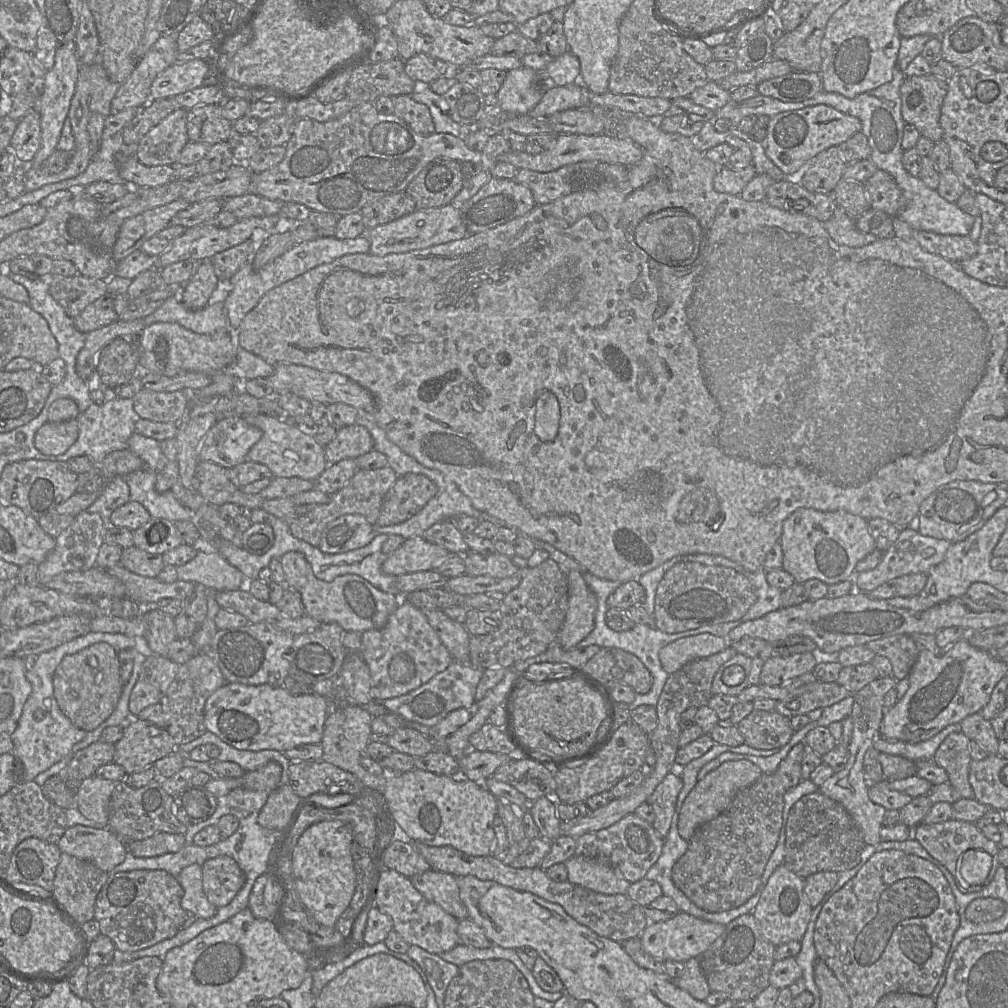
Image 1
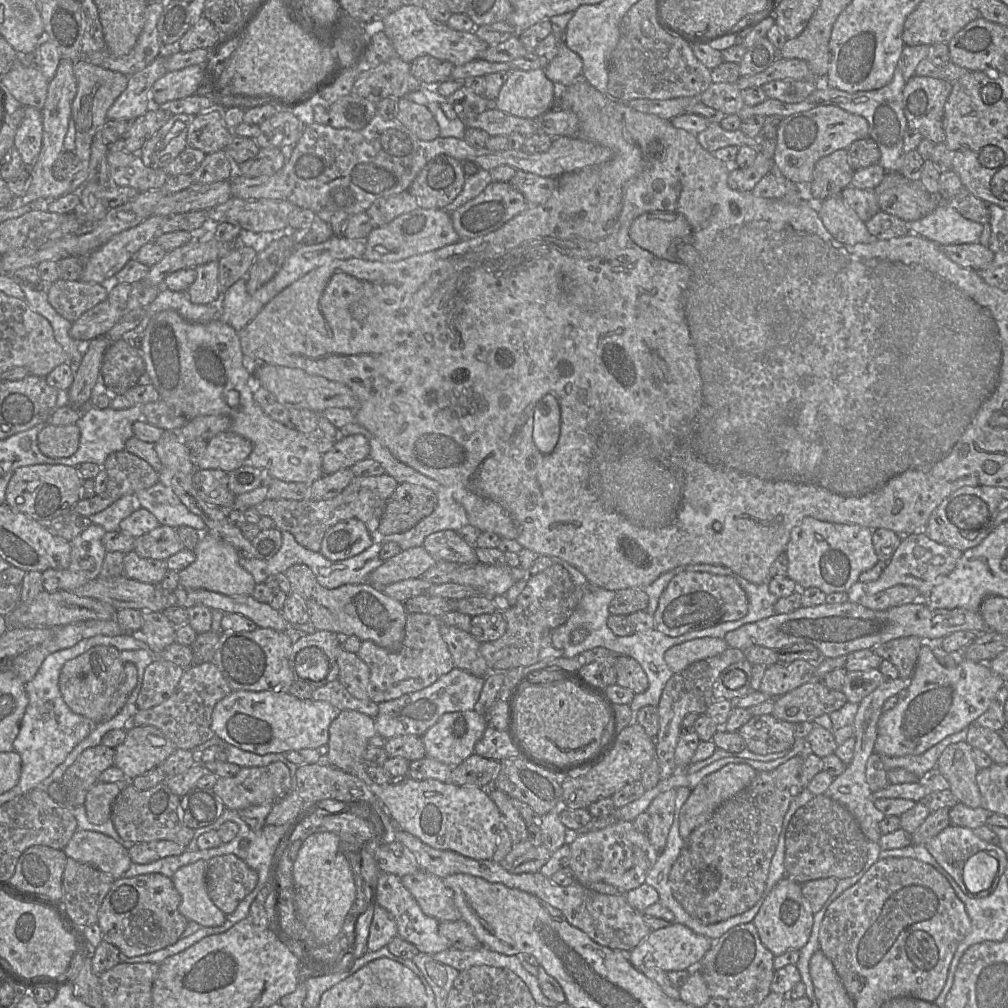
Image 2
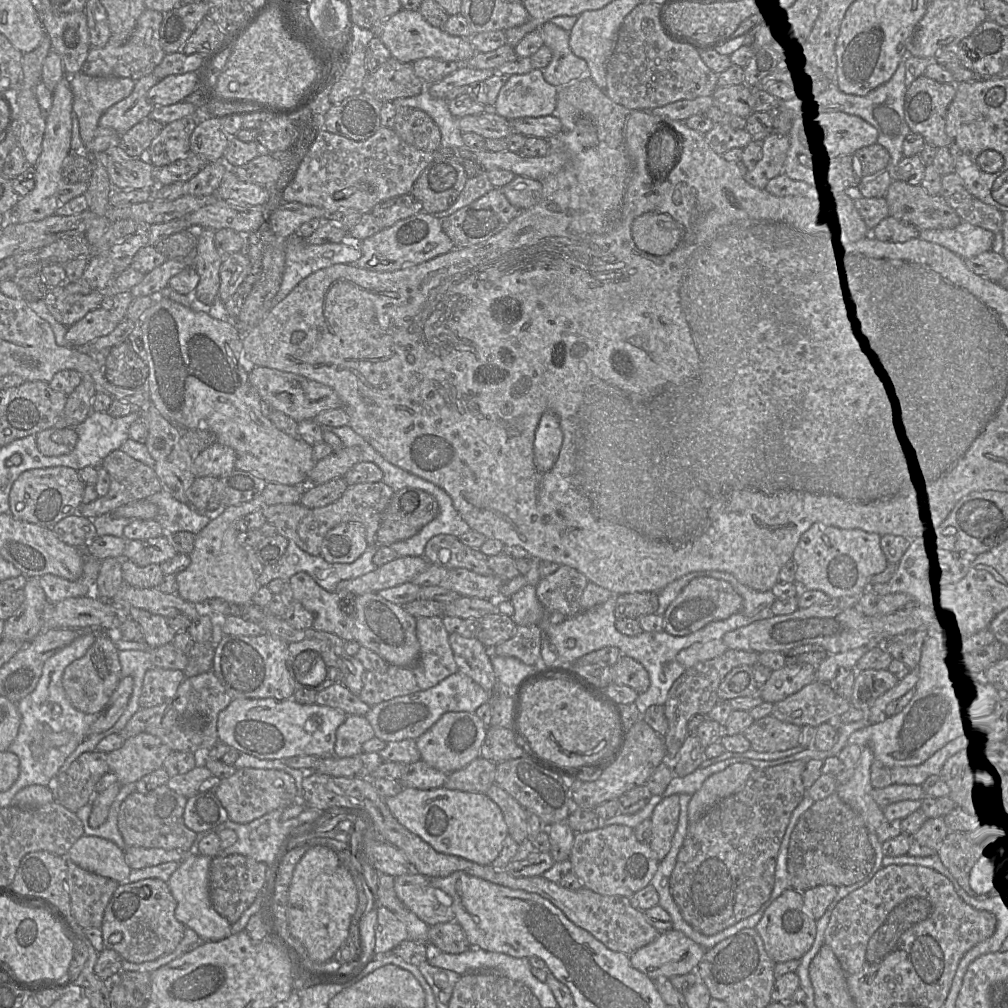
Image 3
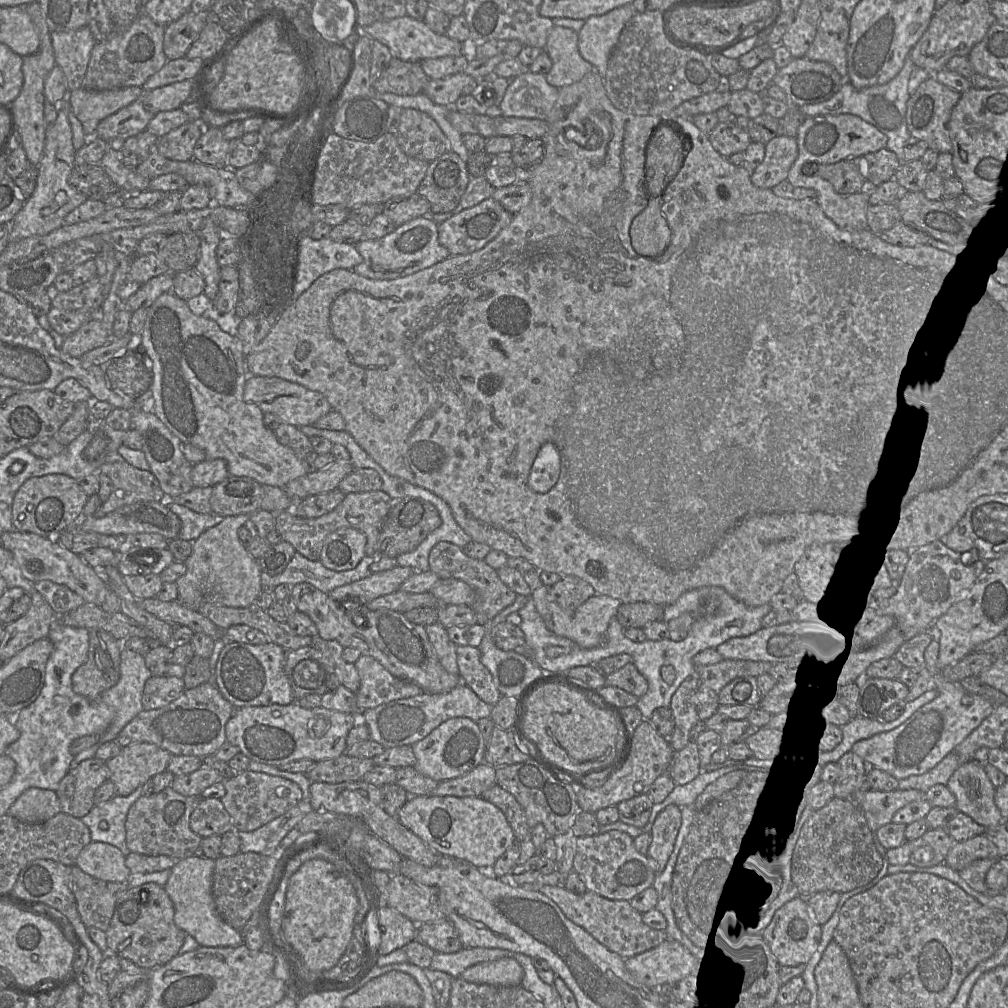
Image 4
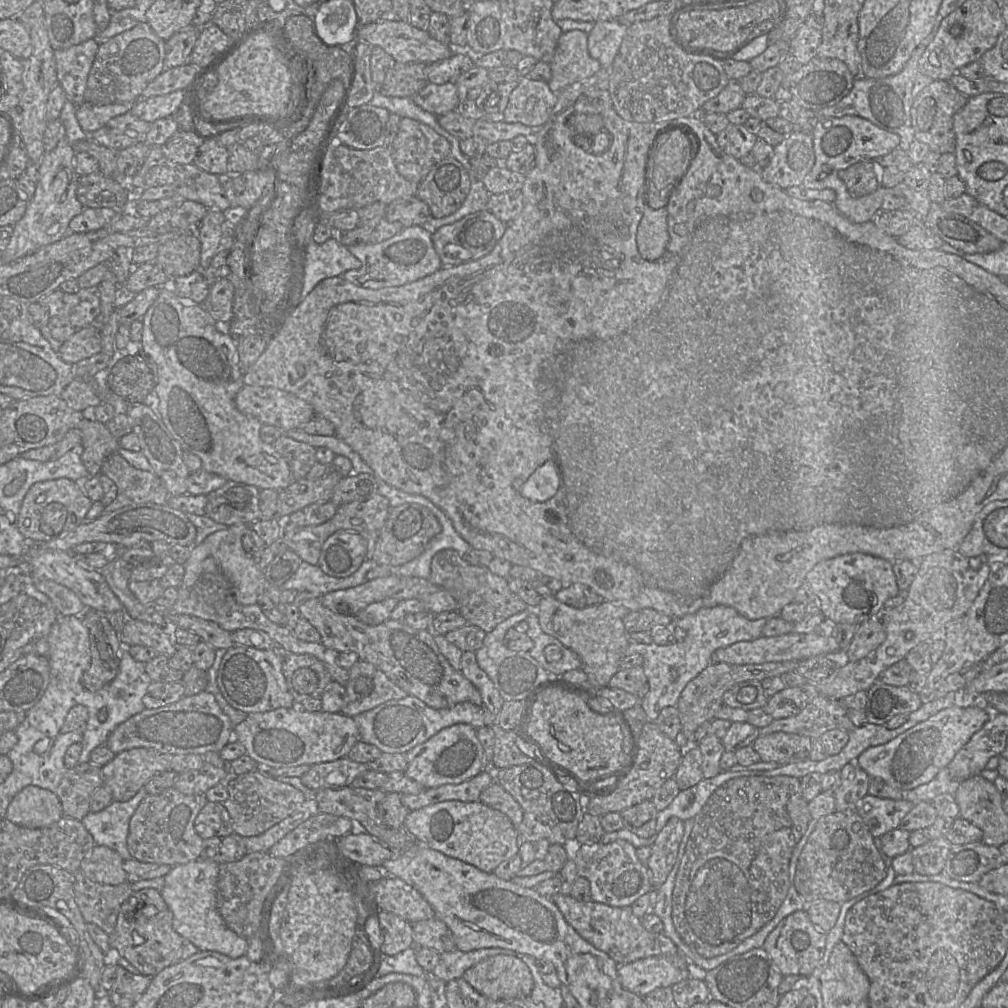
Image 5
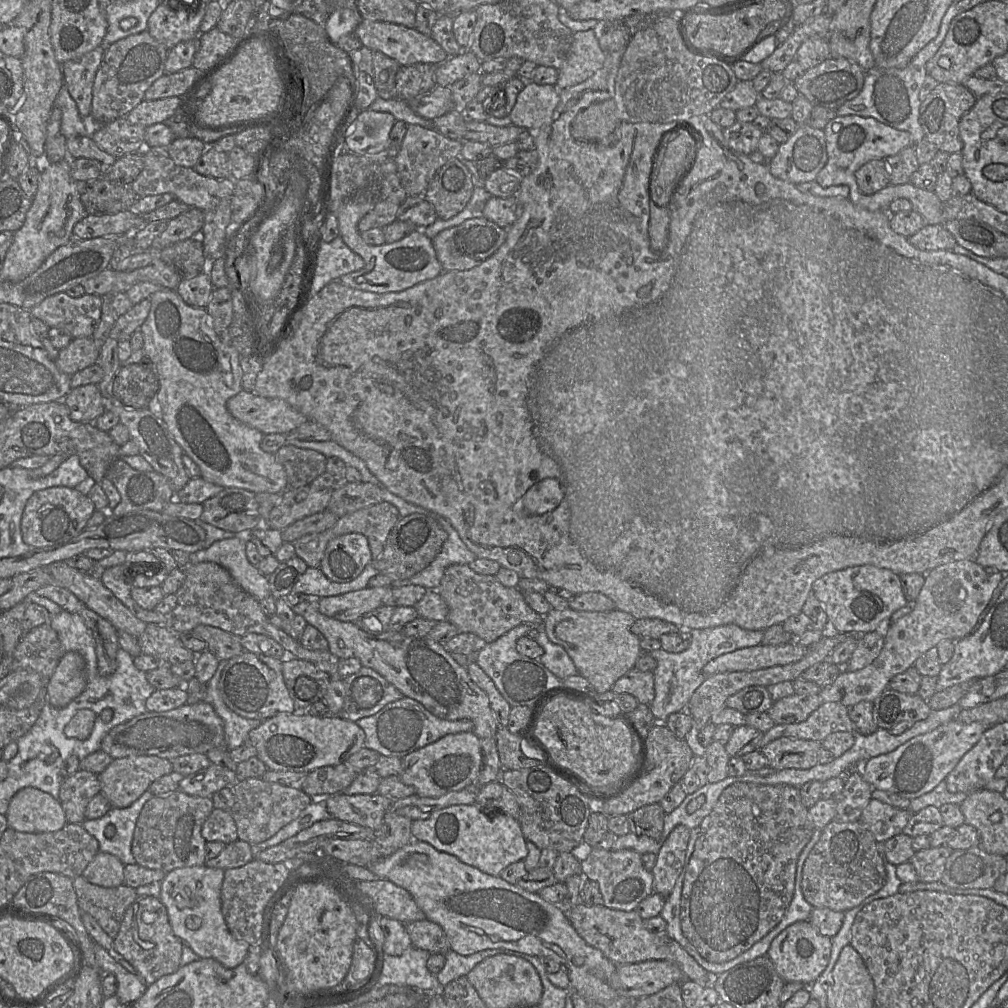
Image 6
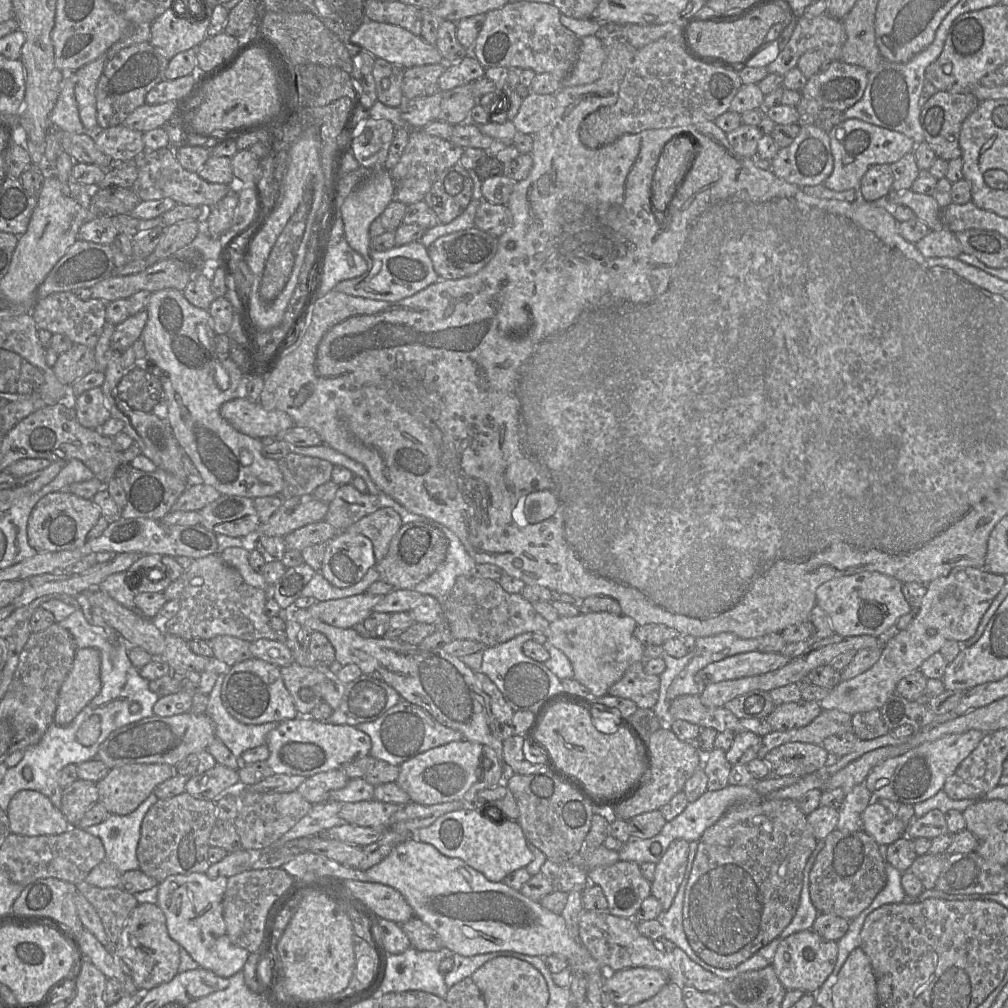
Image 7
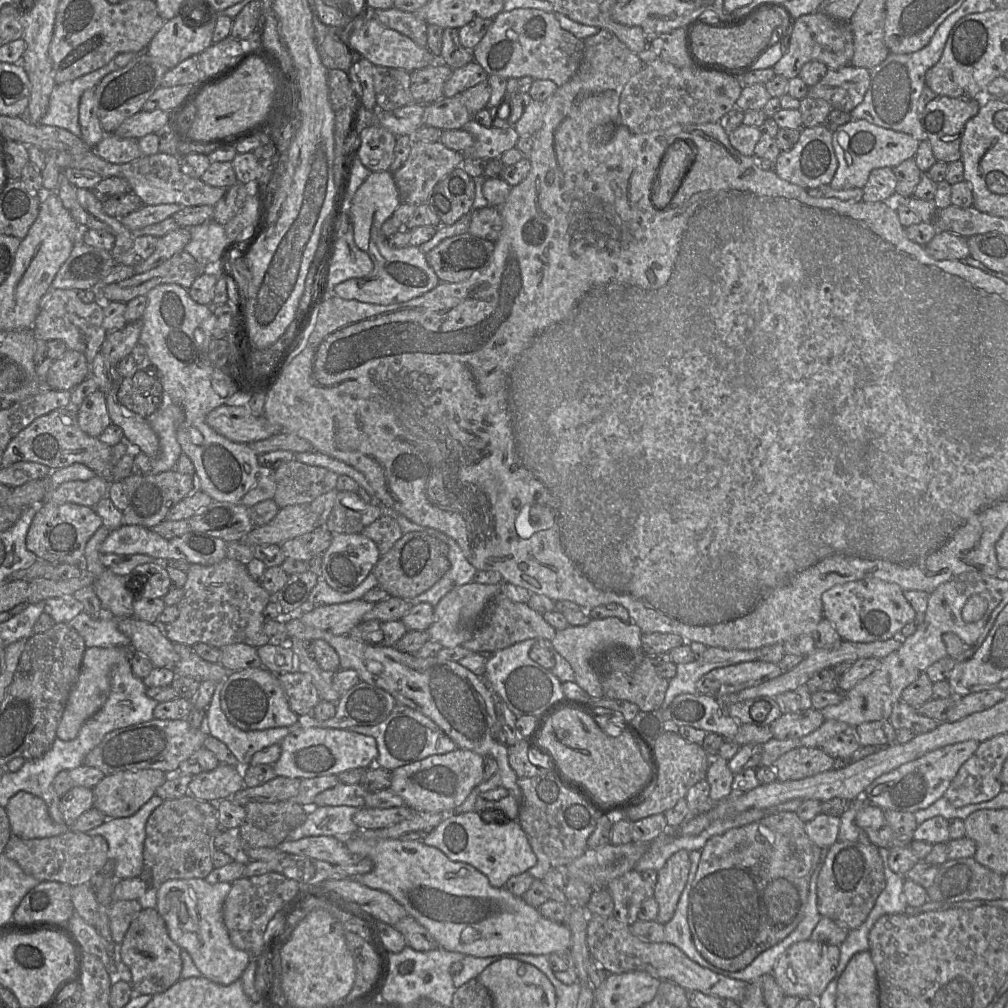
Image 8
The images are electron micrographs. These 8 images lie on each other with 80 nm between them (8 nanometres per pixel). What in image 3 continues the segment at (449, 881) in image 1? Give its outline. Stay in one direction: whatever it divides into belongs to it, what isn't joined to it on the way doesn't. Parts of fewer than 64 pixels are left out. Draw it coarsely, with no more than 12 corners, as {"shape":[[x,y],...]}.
{"shape":[[411,871],[400,901],[429,926],[455,921],[452,897]]}

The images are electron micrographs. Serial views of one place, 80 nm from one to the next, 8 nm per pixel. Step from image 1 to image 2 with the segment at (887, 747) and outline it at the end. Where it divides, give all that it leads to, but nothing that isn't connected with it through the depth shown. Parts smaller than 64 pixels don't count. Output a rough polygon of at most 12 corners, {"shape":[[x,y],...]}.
{"shape":[[966,729],[945,737],[922,754],[881,756],[886,771],[903,768],[920,778],[936,768],[949,744],[966,741]]}

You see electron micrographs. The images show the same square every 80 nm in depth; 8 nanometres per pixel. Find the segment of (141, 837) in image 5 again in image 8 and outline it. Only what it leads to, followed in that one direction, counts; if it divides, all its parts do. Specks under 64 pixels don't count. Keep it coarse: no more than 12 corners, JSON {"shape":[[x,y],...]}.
{"shape":[[190,794],[149,816],[139,876],[158,887],[214,869],[216,803]]}

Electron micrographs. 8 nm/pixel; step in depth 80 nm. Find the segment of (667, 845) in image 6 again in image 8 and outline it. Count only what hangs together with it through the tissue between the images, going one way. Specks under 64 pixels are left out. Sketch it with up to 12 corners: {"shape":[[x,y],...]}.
{"shape":[[679,850],[657,872],[657,922],[672,919],[687,883],[689,851]]}

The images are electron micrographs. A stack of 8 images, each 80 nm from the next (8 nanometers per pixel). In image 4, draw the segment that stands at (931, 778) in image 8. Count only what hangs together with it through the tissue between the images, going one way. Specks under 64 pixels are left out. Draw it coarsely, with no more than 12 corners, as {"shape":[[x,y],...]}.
{"shape":[[924,651],[937,695],[852,752],[897,780],[935,767],[994,704],[943,677]]}

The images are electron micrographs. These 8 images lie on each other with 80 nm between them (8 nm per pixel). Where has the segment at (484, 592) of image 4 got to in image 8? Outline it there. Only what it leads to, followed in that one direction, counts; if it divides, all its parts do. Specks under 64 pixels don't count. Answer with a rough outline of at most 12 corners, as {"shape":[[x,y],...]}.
{"shape":[[491,599],[470,638],[474,653],[492,654],[556,630],[527,603]]}

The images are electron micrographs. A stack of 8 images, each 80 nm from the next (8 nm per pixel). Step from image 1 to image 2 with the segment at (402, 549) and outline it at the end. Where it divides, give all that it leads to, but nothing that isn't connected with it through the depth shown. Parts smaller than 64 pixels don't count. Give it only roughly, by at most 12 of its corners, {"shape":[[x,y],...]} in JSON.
{"shape":[[424,546],[402,550],[366,583],[383,589],[437,563]]}

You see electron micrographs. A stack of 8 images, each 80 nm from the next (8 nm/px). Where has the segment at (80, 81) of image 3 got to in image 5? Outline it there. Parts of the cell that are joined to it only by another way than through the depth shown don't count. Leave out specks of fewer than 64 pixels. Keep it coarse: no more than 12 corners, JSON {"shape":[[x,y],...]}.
{"shape":[[134,102],[76,105],[76,118],[86,133],[129,112]]}

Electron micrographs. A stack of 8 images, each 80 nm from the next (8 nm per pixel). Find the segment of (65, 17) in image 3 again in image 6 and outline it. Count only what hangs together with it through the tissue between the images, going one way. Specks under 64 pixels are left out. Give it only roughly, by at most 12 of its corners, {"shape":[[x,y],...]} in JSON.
{"shape":[[104,49],[61,65],[64,85],[83,119]]}

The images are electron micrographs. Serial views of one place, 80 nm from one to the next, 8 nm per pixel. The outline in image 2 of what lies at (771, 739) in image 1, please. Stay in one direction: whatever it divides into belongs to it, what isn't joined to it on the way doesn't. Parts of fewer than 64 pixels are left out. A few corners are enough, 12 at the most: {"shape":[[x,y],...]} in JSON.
{"shape":[[752,716],[738,731],[756,754],[788,751],[794,724]]}

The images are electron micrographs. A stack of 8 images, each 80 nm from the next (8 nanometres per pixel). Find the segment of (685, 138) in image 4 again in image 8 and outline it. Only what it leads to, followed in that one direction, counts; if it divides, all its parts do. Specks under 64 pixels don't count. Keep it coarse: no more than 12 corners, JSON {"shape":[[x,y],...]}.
{"shape":[[677,138],[658,164],[651,201],[665,209],[697,145]]}

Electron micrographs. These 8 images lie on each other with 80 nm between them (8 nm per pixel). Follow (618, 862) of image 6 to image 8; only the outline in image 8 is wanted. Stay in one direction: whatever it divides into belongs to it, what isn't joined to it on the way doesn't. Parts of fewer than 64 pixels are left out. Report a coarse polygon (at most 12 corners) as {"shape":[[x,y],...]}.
{"shape":[[635,869],[605,886],[613,917],[634,924],[653,891]]}

